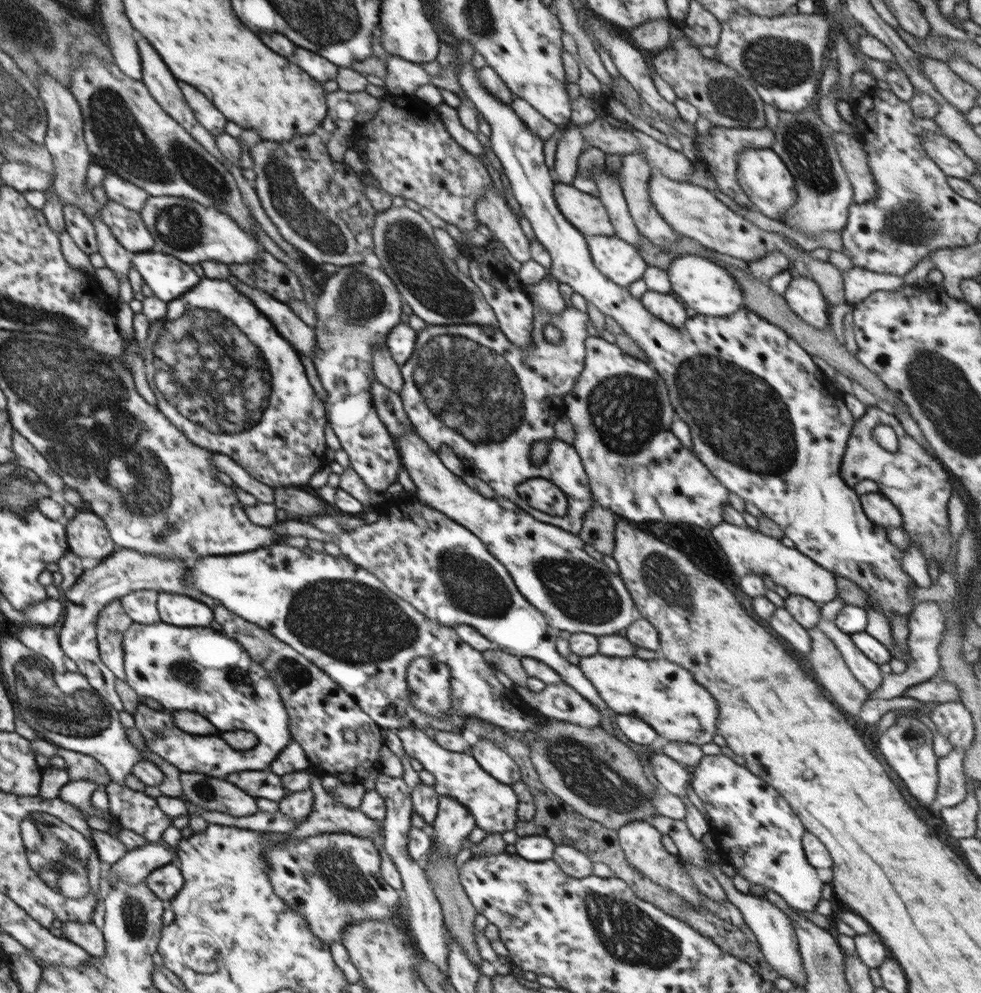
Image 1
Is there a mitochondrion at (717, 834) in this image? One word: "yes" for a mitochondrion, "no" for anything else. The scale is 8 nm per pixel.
no

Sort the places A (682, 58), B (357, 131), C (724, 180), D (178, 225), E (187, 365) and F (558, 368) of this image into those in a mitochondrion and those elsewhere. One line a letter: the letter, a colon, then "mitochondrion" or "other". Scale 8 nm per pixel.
A: other
B: other
C: other
D: mitochondrion
E: mitochondrion
F: other

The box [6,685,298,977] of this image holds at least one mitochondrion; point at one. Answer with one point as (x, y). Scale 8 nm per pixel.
(52, 849)

